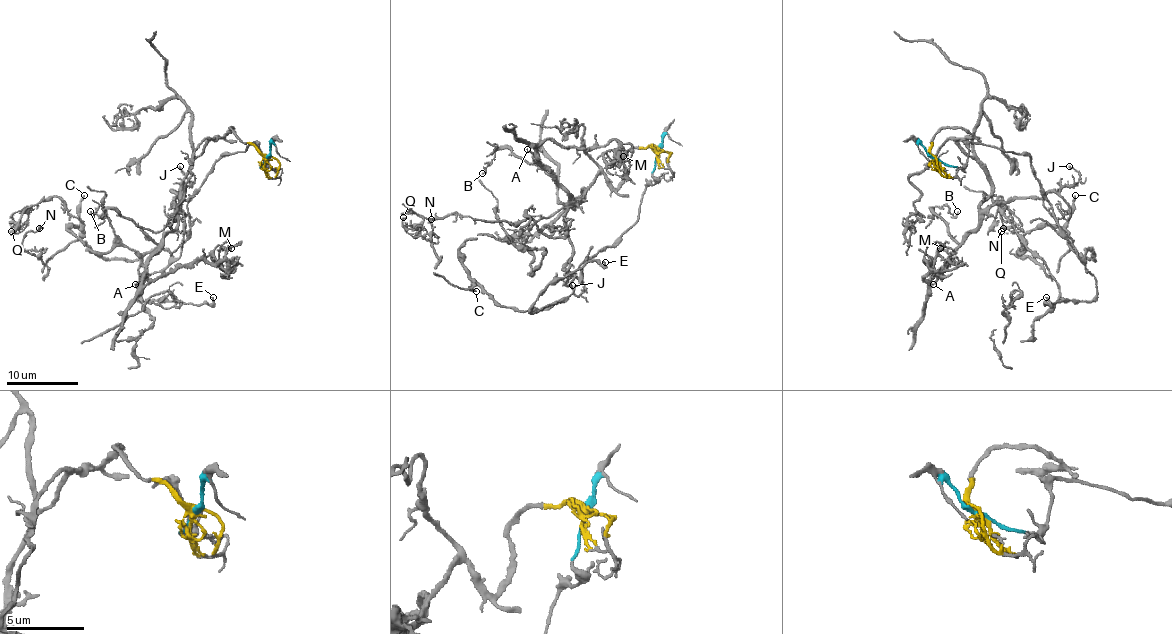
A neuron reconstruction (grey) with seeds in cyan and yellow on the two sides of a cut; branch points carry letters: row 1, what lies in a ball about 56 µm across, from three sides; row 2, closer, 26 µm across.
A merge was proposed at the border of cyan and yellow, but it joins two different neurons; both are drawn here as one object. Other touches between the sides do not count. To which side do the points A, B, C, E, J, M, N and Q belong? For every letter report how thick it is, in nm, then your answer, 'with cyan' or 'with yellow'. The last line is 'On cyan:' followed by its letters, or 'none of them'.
A: 150 nm | with yellow
B: 150 nm | with yellow
C: 240 nm | with cyan
E: 200 nm | with cyan
J: 160 nm | with yellow
M: 180 nm | with yellow
N: 240 nm | with cyan
Q: 60 nm | with cyan
On cyan: C, E, N, Q

